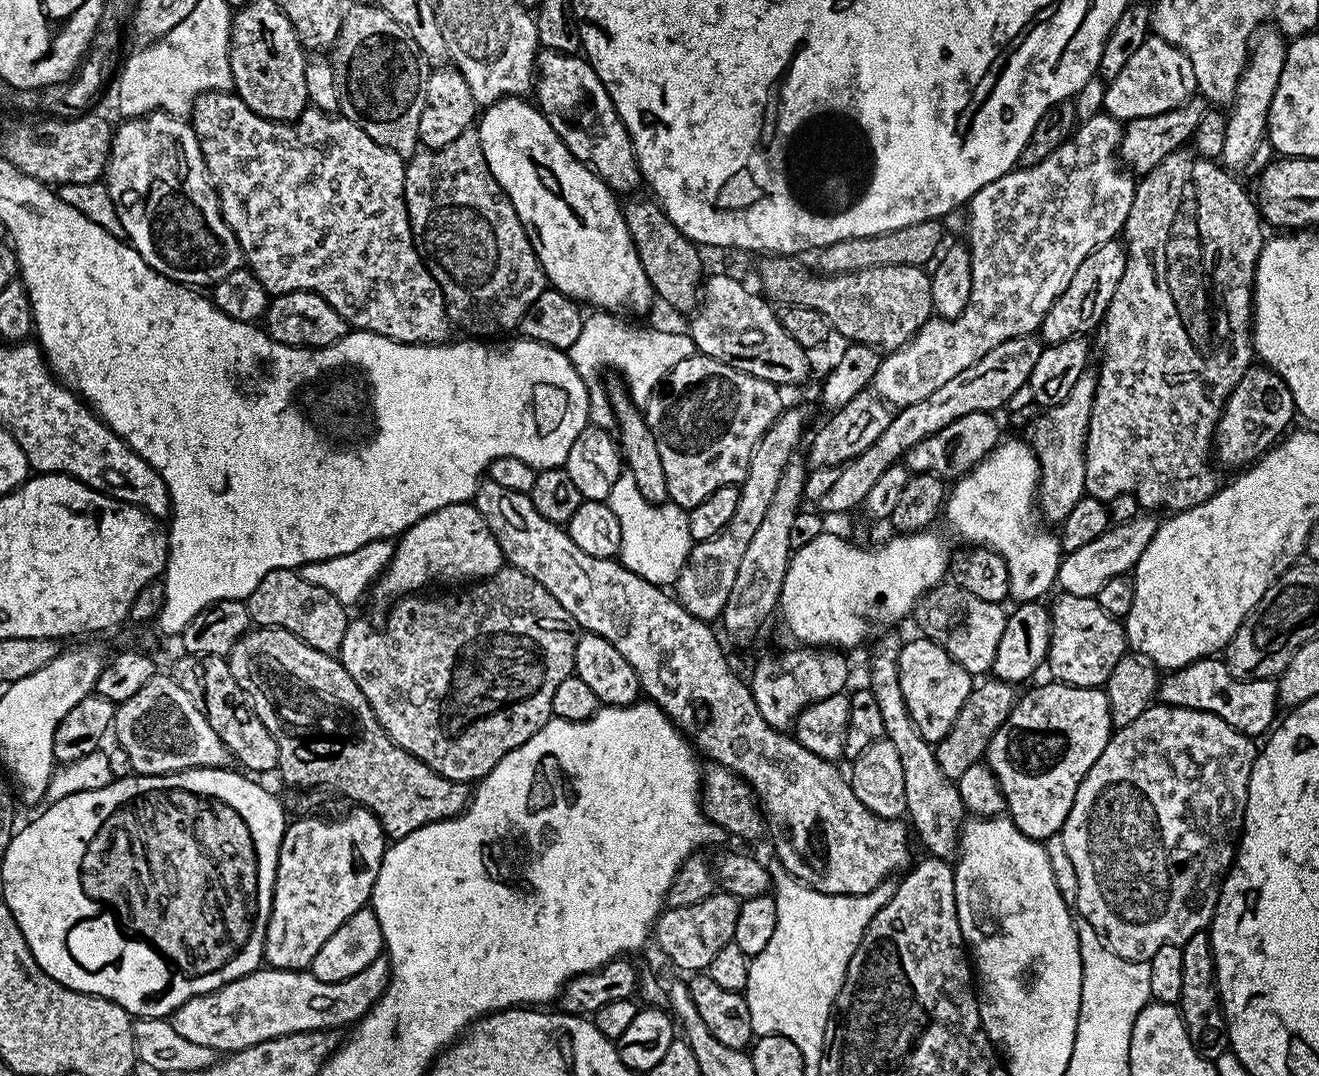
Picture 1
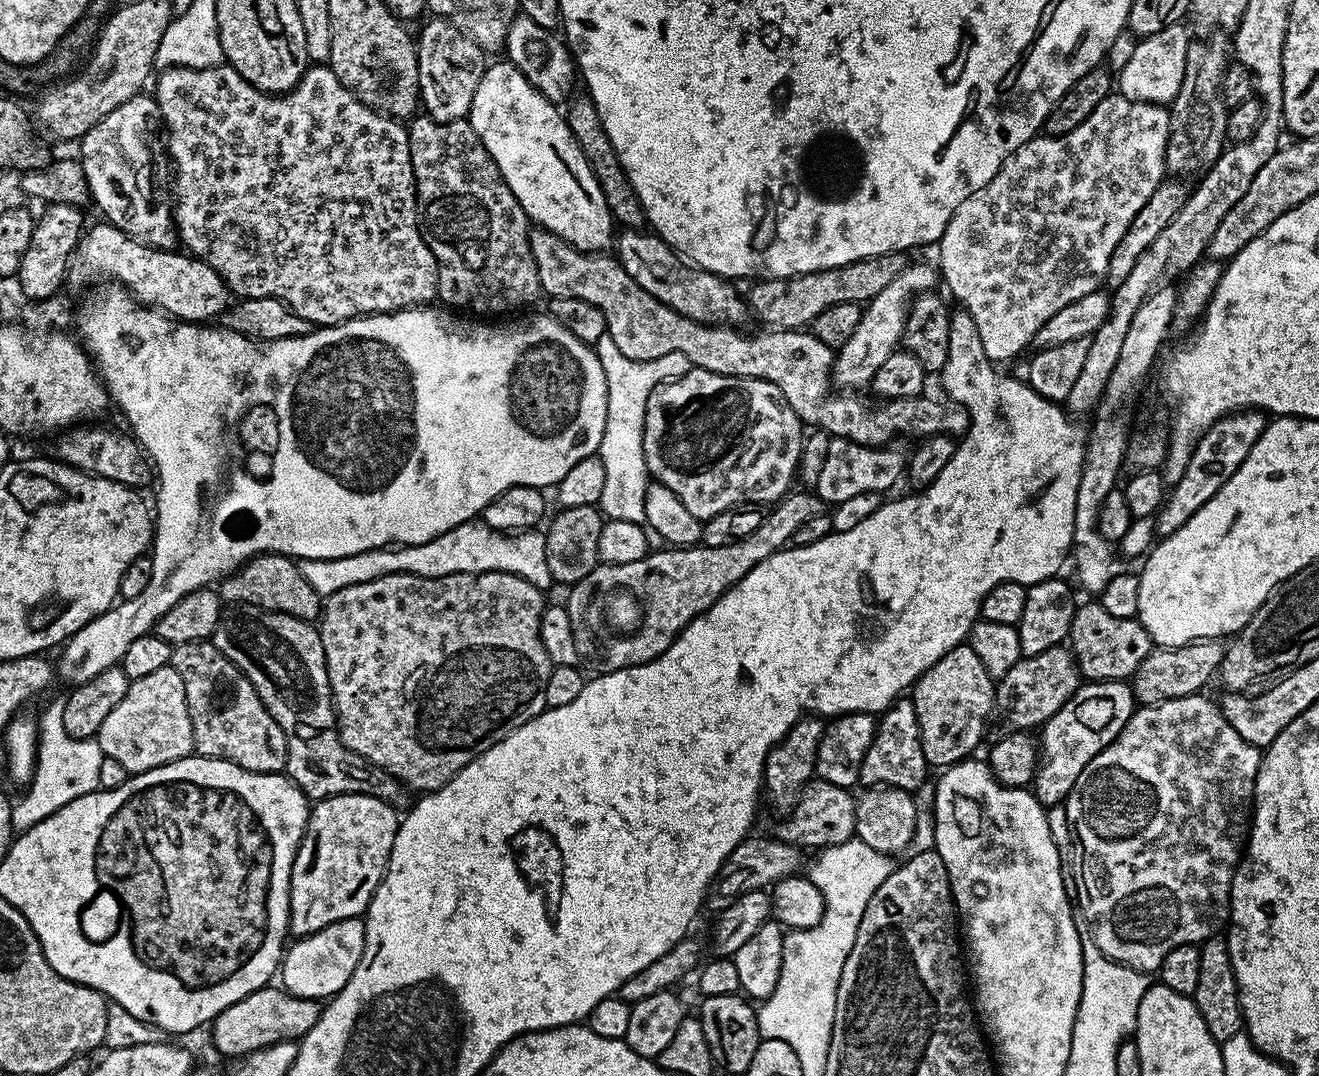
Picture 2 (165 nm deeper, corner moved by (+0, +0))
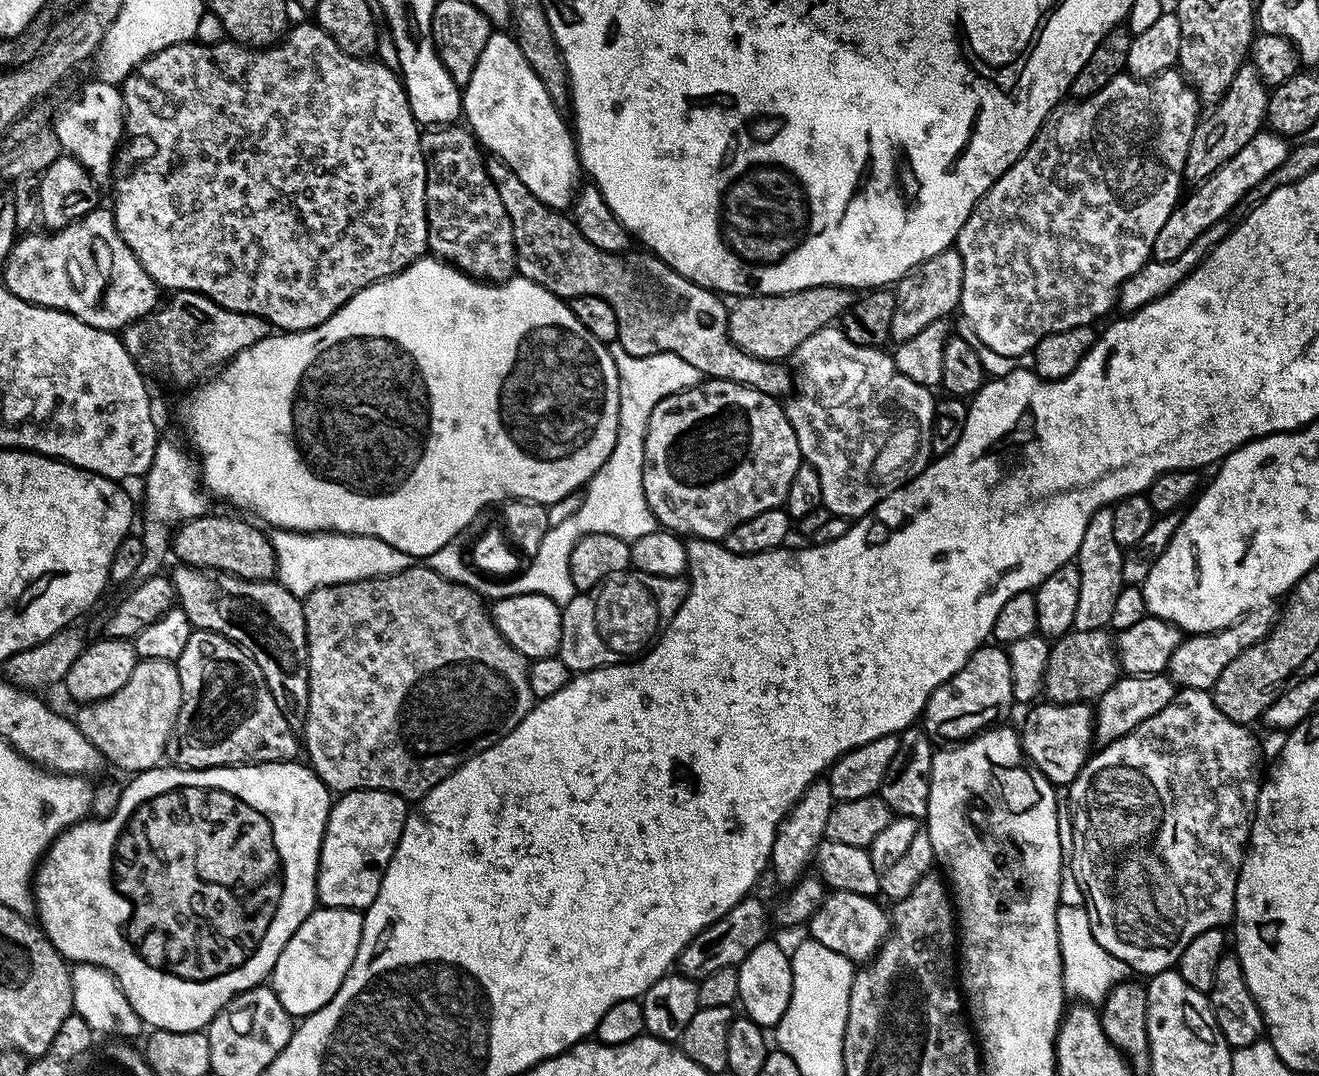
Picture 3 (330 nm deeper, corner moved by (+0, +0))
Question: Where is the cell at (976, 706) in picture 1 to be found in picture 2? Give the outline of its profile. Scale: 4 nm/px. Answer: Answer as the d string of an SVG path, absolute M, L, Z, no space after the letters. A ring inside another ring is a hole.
M1067 647L1042 650L1042 654L1024 656L998 682L1000 736L1039 729L1076 693L1082 683L1080 667Z

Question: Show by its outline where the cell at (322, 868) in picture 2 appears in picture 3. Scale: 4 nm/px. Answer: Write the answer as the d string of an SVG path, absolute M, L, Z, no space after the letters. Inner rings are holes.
M360 788L356 792L345 792L333 803L332 808L328 811L328 821L326 822L326 830L322 838L322 846L320 847L320 865L316 871L316 898L317 901L325 908L355 908L357 910L366 910L376 900L378 890L382 886L382 878L384 871L388 869L390 858L394 854L394 850L398 846L398 842L402 838L402 830L404 823L408 817L410 808L403 796L395 796L392 792L384 792L381 788Z

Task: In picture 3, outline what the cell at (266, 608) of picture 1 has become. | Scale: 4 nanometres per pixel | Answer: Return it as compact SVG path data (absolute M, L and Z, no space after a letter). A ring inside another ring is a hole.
M205 514L203 516L193 516L190 520L185 520L183 524L175 529L174 535L170 541L170 552L174 557L177 556L177 561L180 564L188 564L192 568L202 568L213 572L224 572L227 576L237 576L243 580L270 580L276 575L276 555L274 554L274 546L272 545L271 535L259 523L251 524L248 520L239 520L236 516L212 516L213 514Z

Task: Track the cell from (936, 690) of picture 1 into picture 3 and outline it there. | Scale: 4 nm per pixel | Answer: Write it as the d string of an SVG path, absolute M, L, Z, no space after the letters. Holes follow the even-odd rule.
M985 643L942 686L930 694L922 713L922 727L929 737L940 742L963 742L980 735L989 726L995 725L1008 711L1014 708L1012 679L1007 651L995 643Z

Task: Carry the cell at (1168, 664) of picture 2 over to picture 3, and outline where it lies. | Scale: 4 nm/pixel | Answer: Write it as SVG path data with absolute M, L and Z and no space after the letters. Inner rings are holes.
M1275 607L1259 608L1248 612L1241 620L1220 632L1201 632L1199 634L1188 634L1181 639L1178 650L1170 654L1170 662L1166 669L1167 675L1172 677L1173 684L1180 688L1203 688L1211 690L1218 682L1218 674L1242 654L1250 646L1254 646L1261 638L1272 630L1278 615Z

